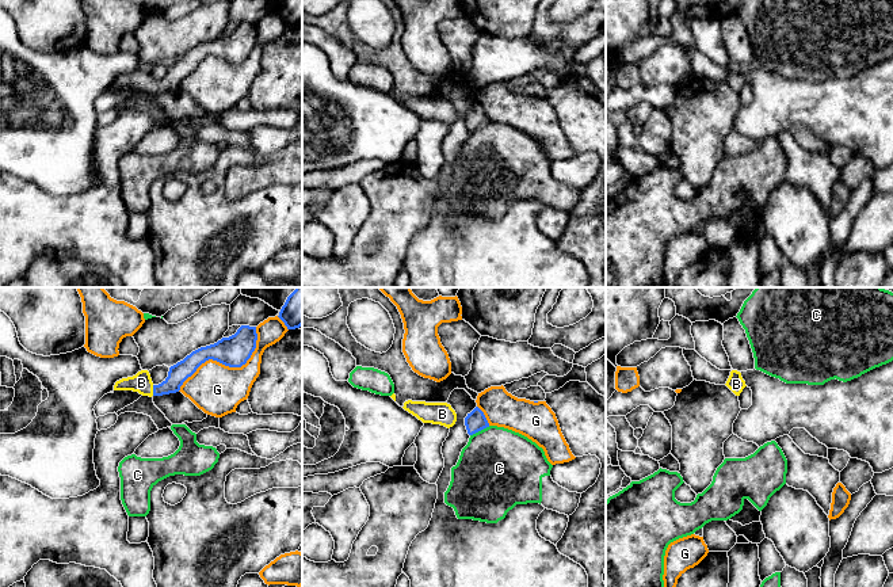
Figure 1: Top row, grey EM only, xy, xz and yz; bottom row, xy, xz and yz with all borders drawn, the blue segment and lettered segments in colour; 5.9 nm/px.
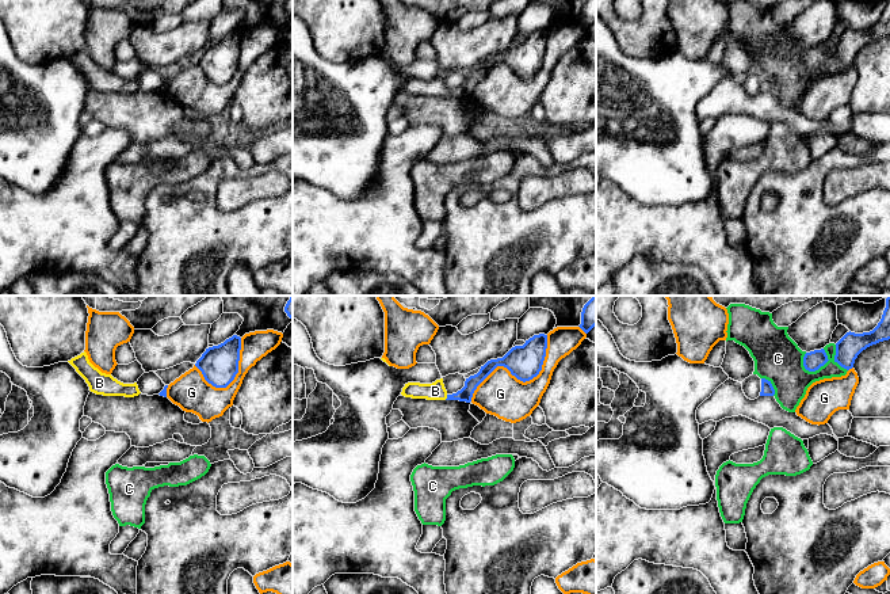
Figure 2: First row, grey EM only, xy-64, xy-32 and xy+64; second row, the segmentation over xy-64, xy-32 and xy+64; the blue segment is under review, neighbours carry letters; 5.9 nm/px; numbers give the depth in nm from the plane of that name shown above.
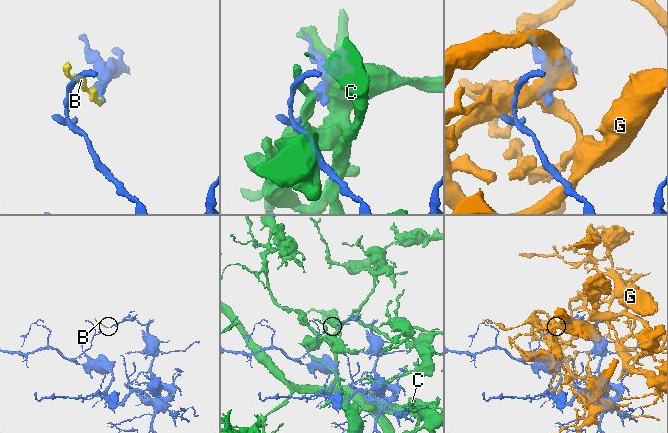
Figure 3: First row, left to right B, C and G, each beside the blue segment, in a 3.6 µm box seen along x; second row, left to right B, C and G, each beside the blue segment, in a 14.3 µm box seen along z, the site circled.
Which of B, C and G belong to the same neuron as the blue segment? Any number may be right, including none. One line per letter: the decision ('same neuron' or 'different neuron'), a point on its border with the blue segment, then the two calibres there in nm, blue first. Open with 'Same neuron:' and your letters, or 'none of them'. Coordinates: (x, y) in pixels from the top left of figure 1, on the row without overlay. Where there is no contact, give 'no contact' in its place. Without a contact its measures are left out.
Same neuron: B
B: same neuron; contact xy (153, 87); calibres 120 and 120 nm
C: different neuron; contact xz (480, 126); calibres 120 and 460 nm
G: different neuron; contact xy (228, 61); calibres 190 and 300 nm

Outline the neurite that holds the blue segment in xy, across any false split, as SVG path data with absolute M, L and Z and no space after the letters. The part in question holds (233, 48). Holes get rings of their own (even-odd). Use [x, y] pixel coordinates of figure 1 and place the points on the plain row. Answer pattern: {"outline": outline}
{"outline": "M241 22L234 31L222 34L214 41L201 43L171 62L168 73L161 80L154 81L149 68L141 66L133 73L117 77L114 87L133 87L149 94L176 89L183 79L209 56L229 64L241 64L255 47L256 37L256 23Z"}

